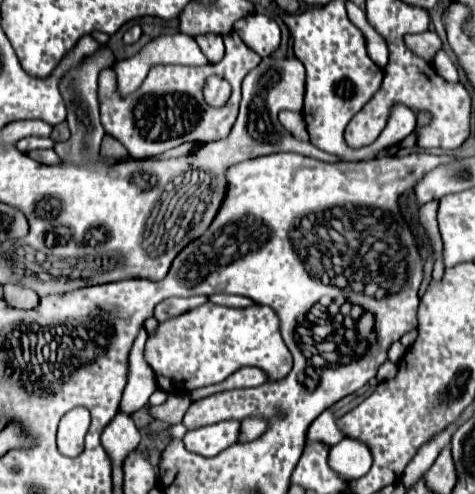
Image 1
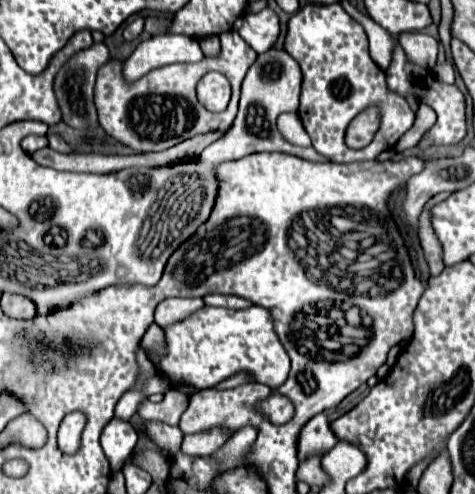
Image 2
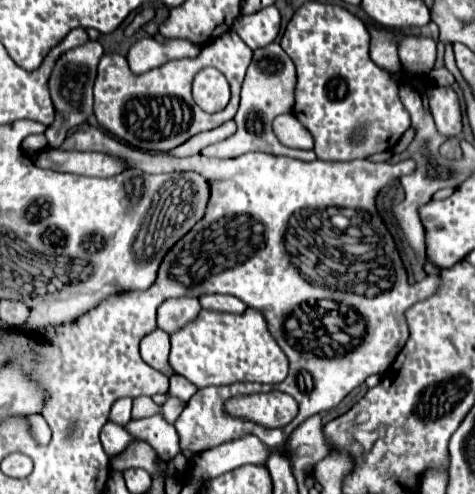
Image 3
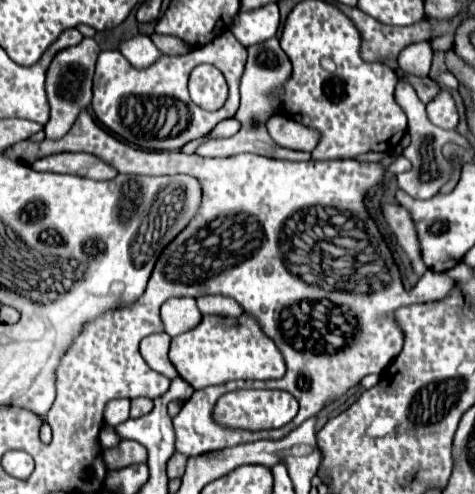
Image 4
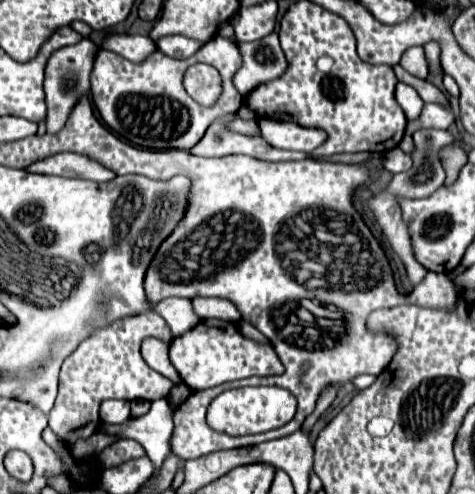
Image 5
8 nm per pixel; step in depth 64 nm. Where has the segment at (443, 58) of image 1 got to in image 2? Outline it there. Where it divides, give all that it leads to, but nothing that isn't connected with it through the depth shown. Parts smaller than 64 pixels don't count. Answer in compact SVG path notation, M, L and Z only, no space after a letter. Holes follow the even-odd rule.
M446 60L434 66L434 74L436 74L438 80L442 80L442 82L446 82L446 84L454 84L456 72L454 72L454 66L450 66Z

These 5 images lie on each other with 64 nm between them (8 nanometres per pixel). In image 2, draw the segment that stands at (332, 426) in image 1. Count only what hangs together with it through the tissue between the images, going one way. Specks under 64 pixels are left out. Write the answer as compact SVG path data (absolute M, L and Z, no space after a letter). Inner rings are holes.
M326 414L314 416L300 434L300 460L304 460L310 452L324 454L338 442L338 436L330 428L330 420Z

